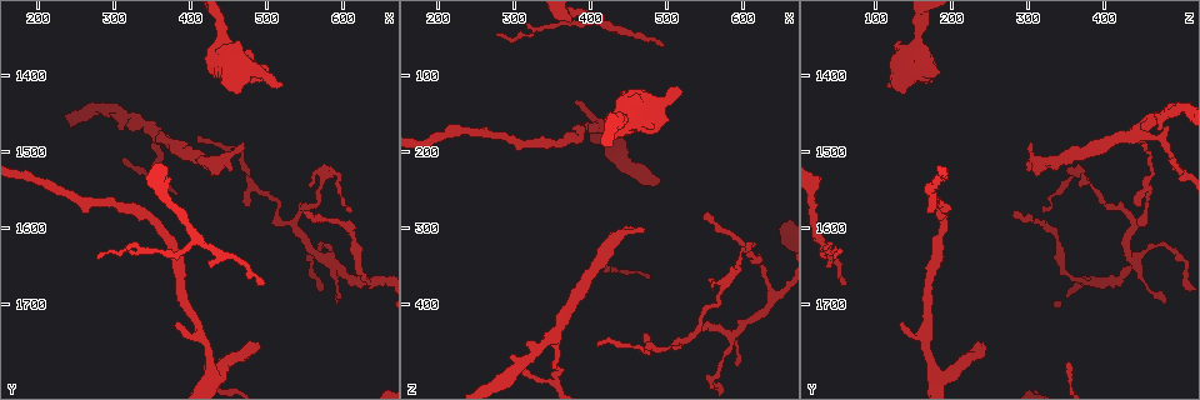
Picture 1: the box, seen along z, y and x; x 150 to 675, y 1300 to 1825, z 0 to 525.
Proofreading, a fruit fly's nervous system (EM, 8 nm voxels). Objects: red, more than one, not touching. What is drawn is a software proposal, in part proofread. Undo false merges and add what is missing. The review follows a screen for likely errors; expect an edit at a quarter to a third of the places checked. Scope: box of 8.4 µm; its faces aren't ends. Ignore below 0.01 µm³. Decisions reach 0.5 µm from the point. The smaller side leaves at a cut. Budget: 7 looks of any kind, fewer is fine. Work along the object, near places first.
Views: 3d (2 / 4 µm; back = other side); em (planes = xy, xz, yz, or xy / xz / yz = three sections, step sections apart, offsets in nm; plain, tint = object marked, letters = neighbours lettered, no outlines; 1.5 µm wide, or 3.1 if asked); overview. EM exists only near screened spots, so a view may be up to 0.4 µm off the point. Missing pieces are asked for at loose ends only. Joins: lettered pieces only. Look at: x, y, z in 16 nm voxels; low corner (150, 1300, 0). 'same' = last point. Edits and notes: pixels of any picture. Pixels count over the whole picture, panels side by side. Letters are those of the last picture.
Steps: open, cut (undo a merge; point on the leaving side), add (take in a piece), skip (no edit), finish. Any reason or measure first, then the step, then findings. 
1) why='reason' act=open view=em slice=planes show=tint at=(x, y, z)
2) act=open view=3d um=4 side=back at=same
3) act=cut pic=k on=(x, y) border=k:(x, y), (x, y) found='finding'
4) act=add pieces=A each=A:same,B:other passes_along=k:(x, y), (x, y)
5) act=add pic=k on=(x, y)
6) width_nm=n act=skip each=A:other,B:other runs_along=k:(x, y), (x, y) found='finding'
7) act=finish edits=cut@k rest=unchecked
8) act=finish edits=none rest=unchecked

why='three-way junction' act=open view=em slice=planes show=plain at=(355, 1475, 440)

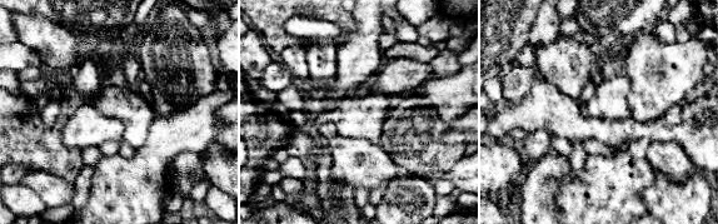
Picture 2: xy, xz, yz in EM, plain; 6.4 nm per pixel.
act=open view=em slice=planes show=letters at=same

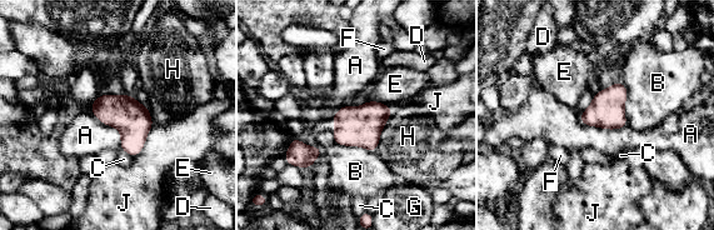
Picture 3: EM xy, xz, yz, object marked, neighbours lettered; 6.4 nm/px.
act=skip each=A:other,B:other,C:other,D:other,E:other,F:other,G:other,H:other,J:other found='continuous, no second neuron'

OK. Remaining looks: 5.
why='an open end' act=open view=3d um=2 at=(515, 1410, 115)

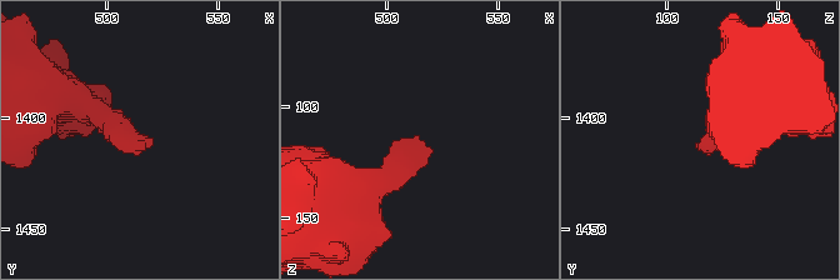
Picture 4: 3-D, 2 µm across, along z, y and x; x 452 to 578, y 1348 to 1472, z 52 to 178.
act=open view=em slice=xz step=8 show=letters at=(514, 1413, 113)

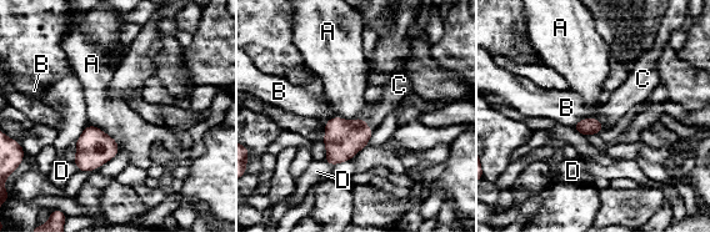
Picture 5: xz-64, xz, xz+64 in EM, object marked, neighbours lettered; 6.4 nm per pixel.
act=open view=em slice=planes show=letters at=same

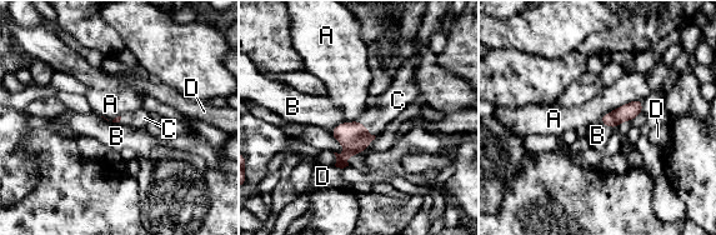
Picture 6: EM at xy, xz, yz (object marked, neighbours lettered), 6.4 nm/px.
act=add pieces=C each=A:other,B:other,C:same,D:other passes_along=6:(354, 136), (367, 130), (394, 103) found='it goes on there'

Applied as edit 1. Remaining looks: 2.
act=finish edits=add@6 rest=unchecked

